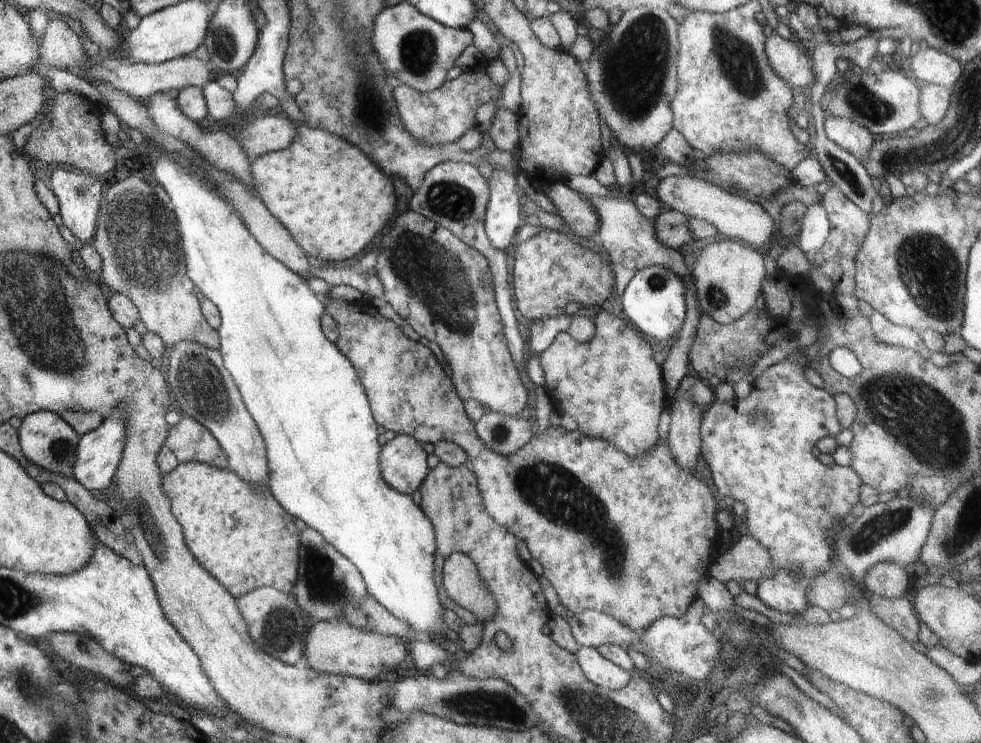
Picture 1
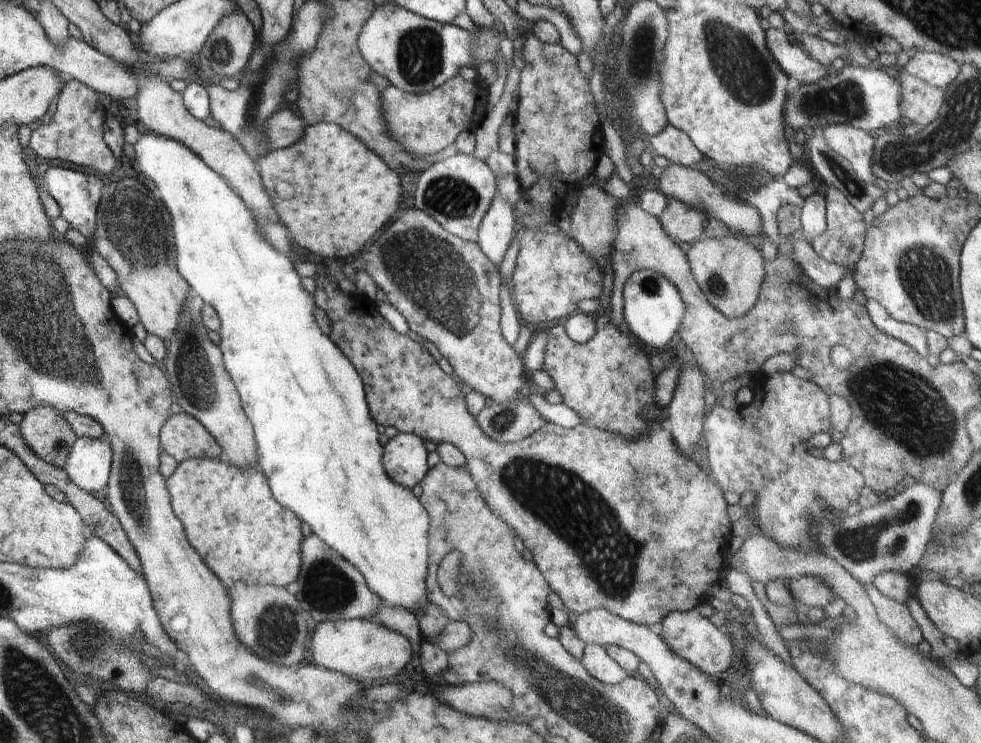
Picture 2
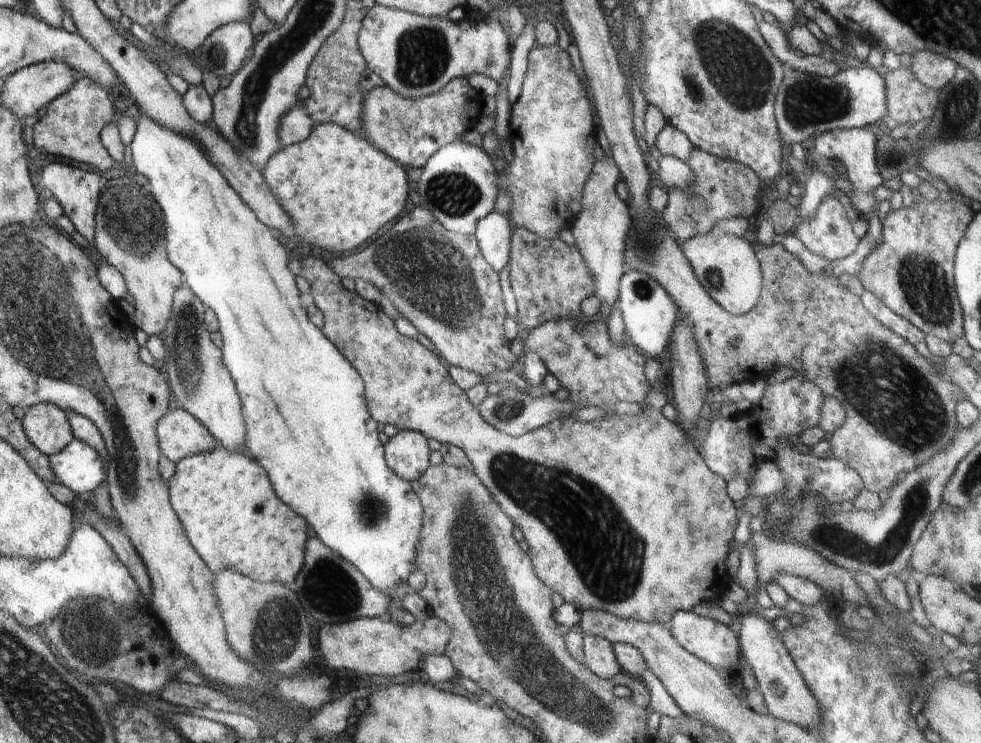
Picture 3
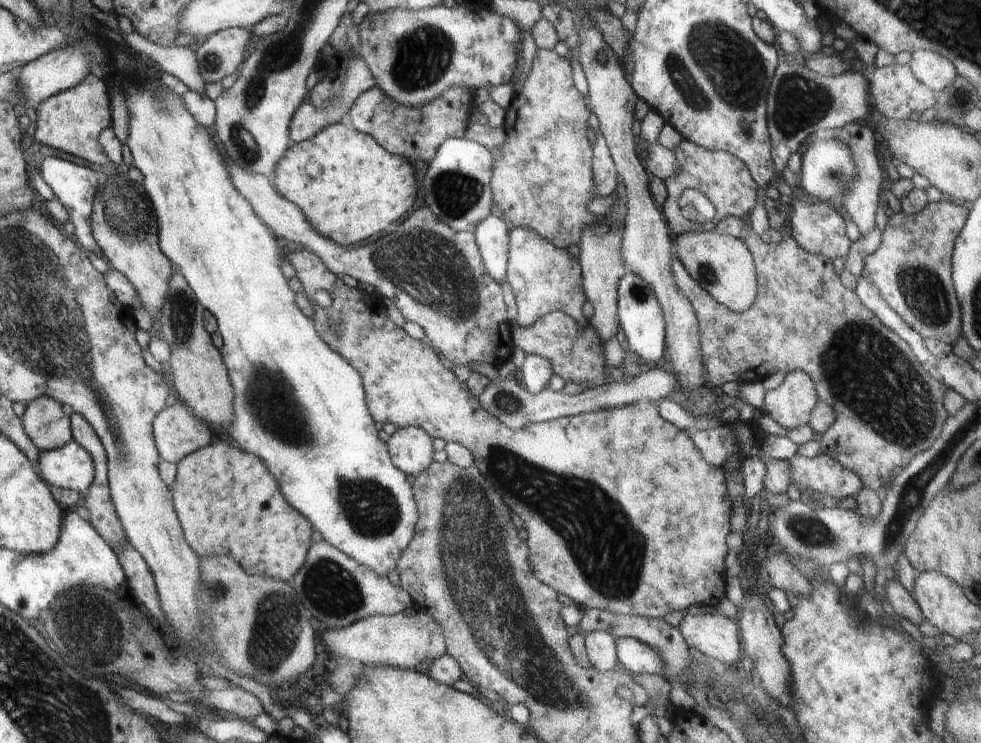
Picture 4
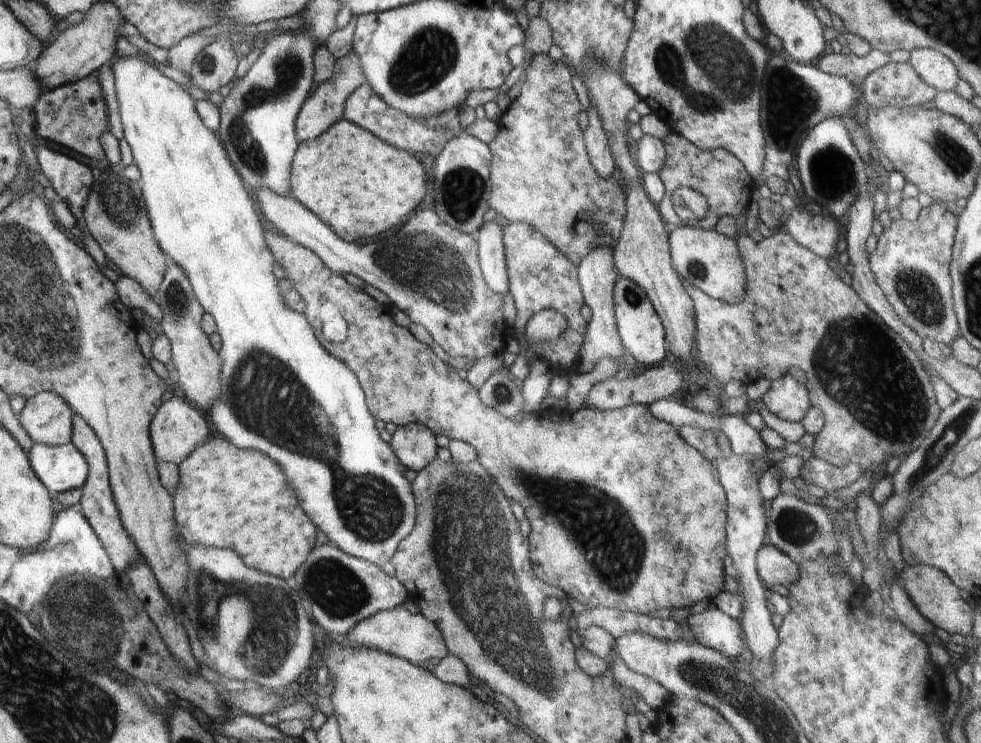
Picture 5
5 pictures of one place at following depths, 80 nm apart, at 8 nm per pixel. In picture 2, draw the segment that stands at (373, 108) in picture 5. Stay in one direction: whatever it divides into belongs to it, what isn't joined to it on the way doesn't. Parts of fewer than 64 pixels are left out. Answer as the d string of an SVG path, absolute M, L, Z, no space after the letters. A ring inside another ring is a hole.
M457 74L442 86L422 94L404 92L401 88L391 85L379 92L387 129L411 155L421 157L445 153L454 147L460 132L470 128L477 87L477 81L466 80Z

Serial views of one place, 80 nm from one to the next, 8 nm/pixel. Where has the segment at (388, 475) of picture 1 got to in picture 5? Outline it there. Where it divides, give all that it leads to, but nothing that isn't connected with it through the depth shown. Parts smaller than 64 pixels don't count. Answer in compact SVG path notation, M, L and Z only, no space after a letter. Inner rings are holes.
M418 423L397 428L391 434L389 445L400 464L414 472L430 464L437 457L439 448L435 434Z

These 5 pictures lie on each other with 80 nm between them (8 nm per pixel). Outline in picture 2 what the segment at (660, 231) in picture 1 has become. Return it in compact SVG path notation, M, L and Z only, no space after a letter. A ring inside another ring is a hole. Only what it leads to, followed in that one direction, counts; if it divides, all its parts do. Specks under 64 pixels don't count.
M668 199L659 221L665 233L678 245L694 244L702 238L704 223L710 219L700 214L700 220L693 220L685 210L683 202Z

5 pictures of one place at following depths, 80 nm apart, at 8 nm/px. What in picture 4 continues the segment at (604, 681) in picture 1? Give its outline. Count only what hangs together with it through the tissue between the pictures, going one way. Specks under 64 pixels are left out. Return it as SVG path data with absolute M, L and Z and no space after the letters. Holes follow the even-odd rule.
M607 632L585 633L585 651L593 670L608 672L619 667L615 638Z

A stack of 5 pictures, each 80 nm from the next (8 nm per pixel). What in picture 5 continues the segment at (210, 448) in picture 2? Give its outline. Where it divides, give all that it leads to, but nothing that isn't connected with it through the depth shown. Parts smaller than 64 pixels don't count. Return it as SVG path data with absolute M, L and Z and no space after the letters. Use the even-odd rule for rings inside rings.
M178 392L169 400L164 401L163 406L156 411L155 418L151 420L150 433L152 448L158 461L177 465L182 463L196 447L207 443L210 438L208 422L202 416L202 410L196 410L184 398L178 398Z

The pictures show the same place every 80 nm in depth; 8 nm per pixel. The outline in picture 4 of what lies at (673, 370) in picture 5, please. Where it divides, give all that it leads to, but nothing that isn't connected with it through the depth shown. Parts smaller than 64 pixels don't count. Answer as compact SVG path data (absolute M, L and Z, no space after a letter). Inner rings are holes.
M651 369L650 372L644 372L640 376L635 376L632 380L614 383L610 386L596 387L595 389L586 389L581 393L567 395L566 393L553 391L546 385L538 395L532 396L520 382L514 377L505 380L491 382L479 396L480 404L486 412L495 416L500 422L503 422L508 428L518 430L530 422L544 422L544 420L558 420L560 416L576 416L600 408L616 408L632 404L640 399L651 401L660 401L666 398L676 388L677 378L661 369Z

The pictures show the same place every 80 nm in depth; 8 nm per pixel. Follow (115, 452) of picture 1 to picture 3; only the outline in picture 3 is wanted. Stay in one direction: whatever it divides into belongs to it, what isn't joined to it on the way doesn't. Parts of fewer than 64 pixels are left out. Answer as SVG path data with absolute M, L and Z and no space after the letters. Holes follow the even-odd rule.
M72 439L63 451L48 458L59 482L72 489L78 497L86 497L86 494L94 493L107 480L104 457L95 448L92 448L92 445L80 439Z

